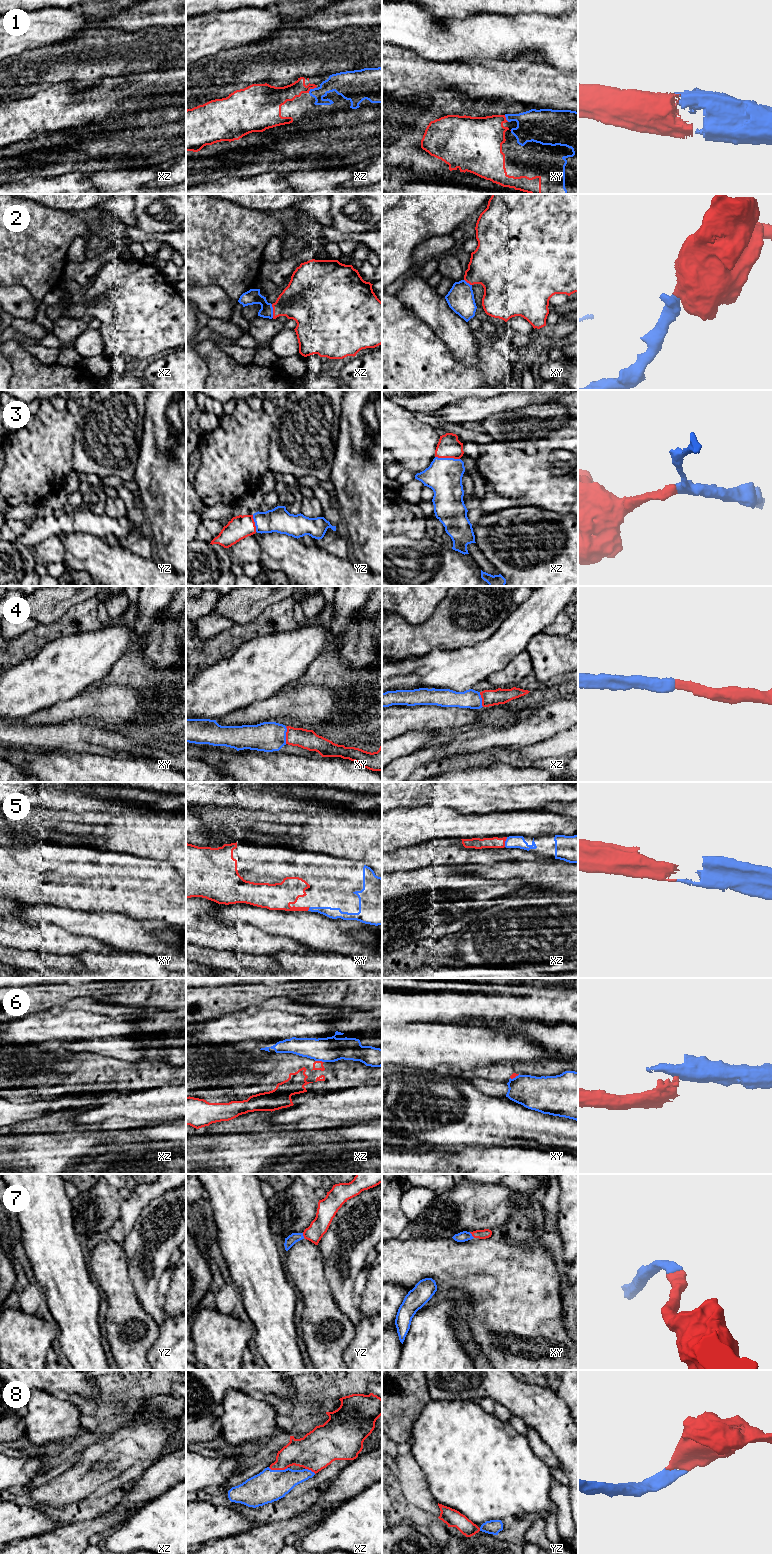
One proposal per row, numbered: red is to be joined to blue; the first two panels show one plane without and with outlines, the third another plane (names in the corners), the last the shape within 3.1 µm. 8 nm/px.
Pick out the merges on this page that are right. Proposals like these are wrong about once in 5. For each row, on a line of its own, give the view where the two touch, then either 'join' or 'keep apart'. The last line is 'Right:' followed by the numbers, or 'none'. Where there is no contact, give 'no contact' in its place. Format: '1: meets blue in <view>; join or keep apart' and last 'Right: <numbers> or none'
1: meets blue in xz; join
2: meets blue in xz; join
3: meets blue in xz; join
4: meets blue in xy; join
5: meets blue in xz; join
6: meets blue in xz; keep apart
7: meets blue in xy; join
8: meets blue in xz; join
Right: 1, 2, 3, 4, 5, 7, 8

